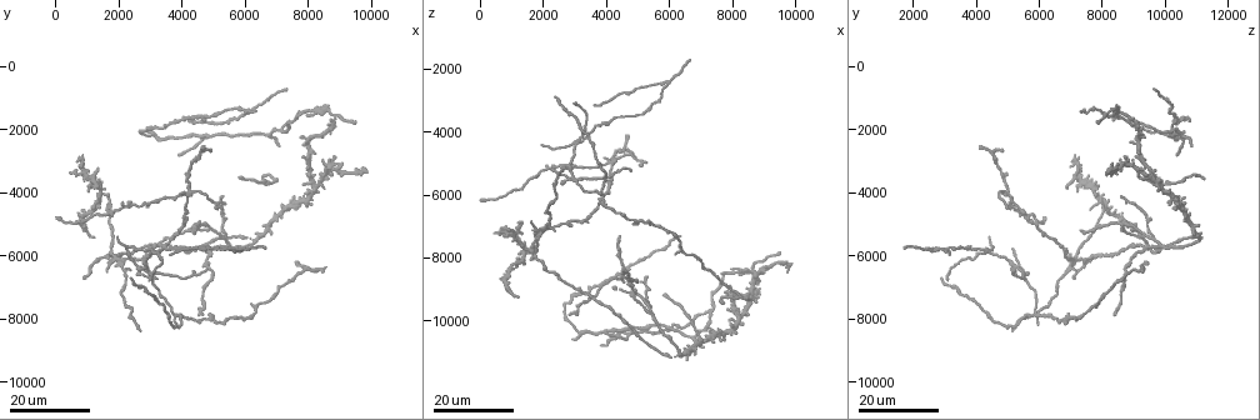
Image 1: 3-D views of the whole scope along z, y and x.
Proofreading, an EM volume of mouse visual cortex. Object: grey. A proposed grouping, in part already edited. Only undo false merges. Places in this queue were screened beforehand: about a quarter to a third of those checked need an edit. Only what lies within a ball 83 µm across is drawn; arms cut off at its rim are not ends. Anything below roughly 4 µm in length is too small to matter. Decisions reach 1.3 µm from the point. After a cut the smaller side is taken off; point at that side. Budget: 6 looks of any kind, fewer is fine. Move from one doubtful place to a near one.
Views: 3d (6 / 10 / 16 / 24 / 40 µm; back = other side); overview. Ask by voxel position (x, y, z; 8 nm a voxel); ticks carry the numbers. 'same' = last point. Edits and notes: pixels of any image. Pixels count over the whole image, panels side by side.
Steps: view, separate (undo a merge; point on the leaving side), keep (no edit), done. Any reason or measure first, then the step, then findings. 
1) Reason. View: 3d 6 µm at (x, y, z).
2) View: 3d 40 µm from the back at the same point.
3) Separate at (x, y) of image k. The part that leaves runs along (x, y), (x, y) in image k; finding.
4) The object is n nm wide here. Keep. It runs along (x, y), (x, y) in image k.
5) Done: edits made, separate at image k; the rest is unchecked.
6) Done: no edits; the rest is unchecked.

Two arms at a narrow angle. View: 3d 16 µm at (7000, 3700, 10500).

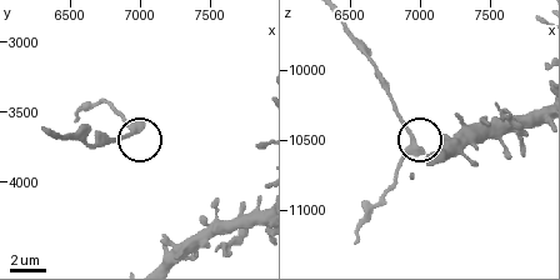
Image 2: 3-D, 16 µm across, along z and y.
View: 3d 6 µm at (6940, 3660, 10500).

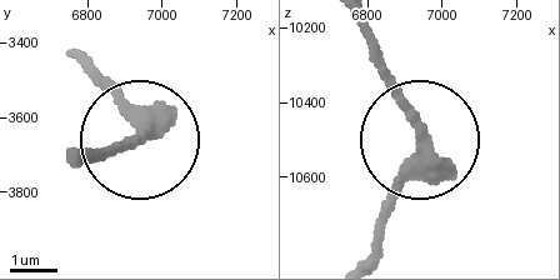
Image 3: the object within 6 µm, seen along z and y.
The side arm is 7 µm long. Keep. Continuous, no second neuron.

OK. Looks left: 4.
Three-way junction. View: 3d 16 µm at (5300, 5400, 9600).

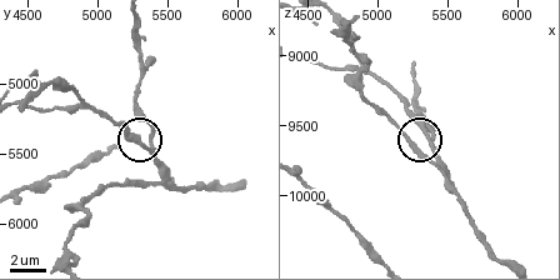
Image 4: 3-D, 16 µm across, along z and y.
View: 3d 6 µm at (5380, 5440, 9600).

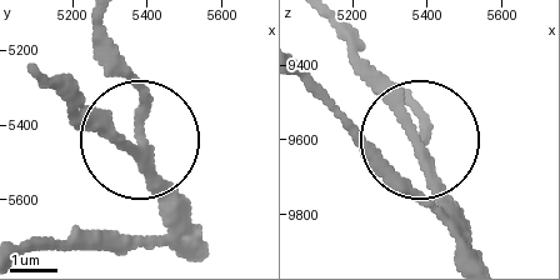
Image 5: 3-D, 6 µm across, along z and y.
3 arms meet here. Keep. It runs along (201, 244), (146, 156), (138, 84), (118, 53) in image 5; all the same neuron.

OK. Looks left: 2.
Four or more arms meet. View: 3d 24 µm at (4200, 4000, 5000).

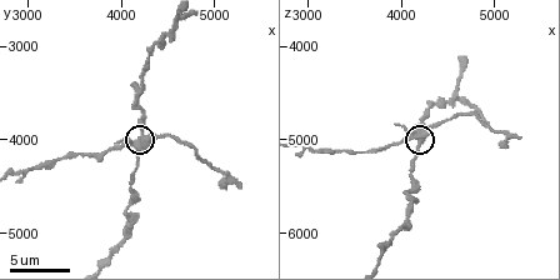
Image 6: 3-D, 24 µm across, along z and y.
Closer look. View: 3d 6 µm at (4150, 4000, 4950).

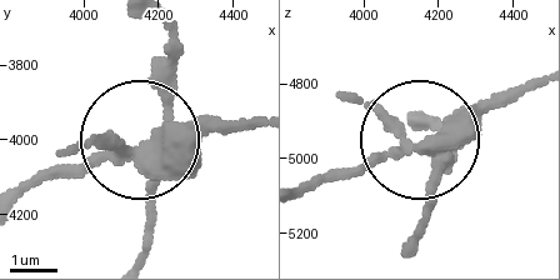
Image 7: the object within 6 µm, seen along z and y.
The side arm is 17 µm long. Separate at (211, 118) of image 7. The part that leaves runs along (151, 144), (24, 184) in image 7; a second neuron is stuck on.

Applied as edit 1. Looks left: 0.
Done: edits made, separate at image 7; the rest is unchecked.

